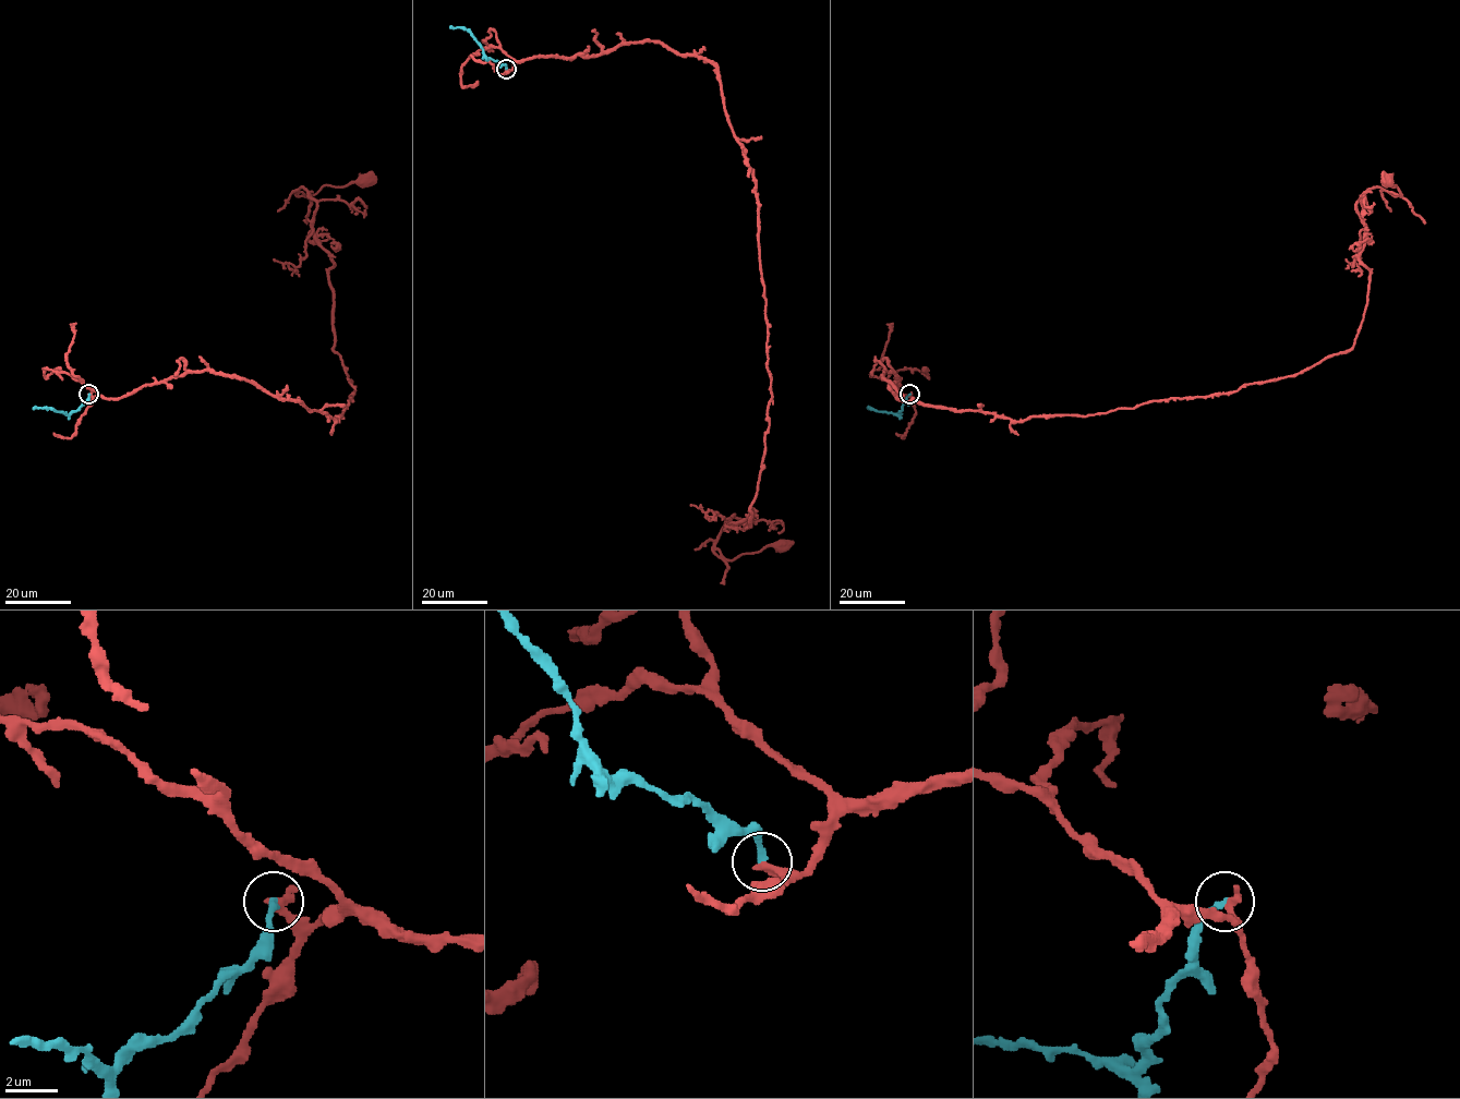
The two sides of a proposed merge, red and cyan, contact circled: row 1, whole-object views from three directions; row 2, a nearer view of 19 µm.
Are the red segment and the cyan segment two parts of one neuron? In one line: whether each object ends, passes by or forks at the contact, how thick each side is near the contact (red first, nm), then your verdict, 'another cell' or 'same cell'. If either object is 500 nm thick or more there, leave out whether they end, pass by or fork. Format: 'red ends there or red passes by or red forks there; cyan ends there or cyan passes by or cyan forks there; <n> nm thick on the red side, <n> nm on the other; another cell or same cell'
red ends there; cyan ends there; 400 nm thick on the red side, 260 nm on the other; another cell

